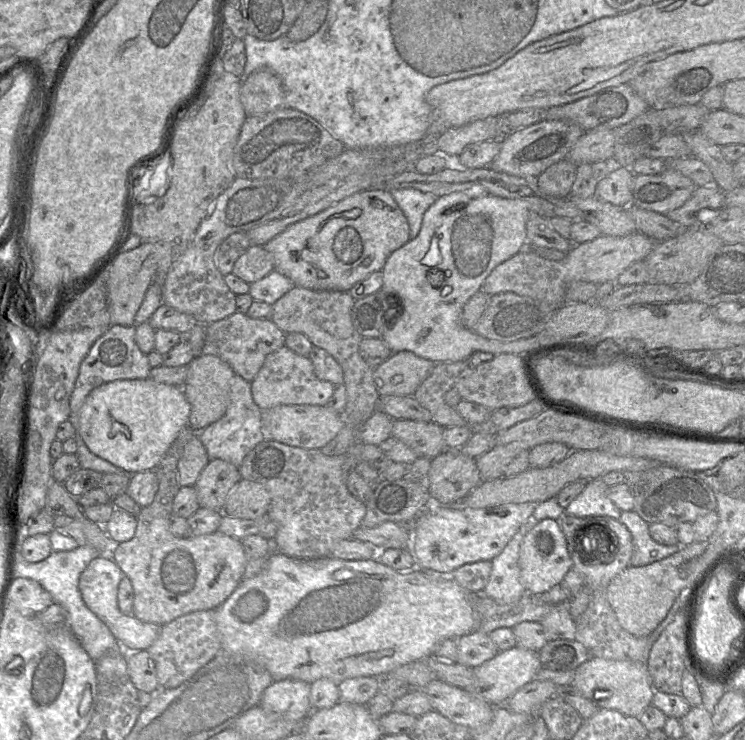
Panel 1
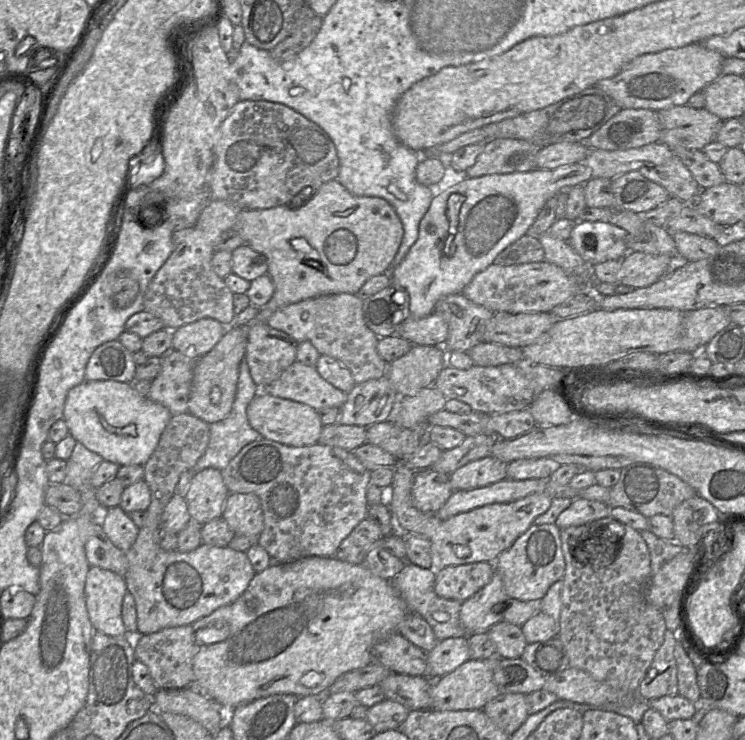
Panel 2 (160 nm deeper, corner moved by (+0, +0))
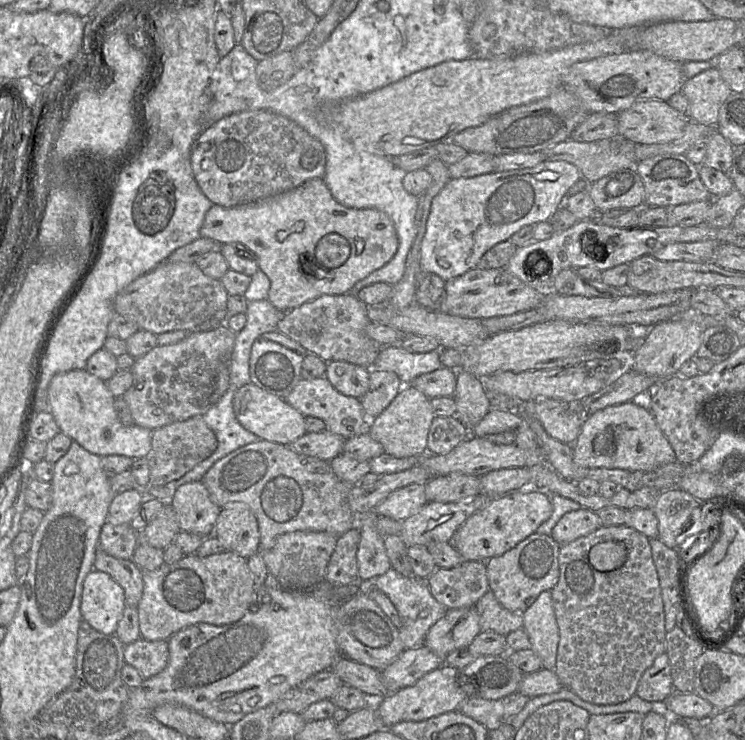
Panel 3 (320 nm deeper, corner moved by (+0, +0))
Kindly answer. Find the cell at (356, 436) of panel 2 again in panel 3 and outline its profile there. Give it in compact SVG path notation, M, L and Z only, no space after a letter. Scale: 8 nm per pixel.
M329 431L306 433L290 446L295 452L330 461L343 452L347 439Z

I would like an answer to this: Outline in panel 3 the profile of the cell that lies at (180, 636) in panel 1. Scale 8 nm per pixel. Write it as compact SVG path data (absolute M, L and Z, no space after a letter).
M140 637L125 645L124 659L125 663L135 667L144 679L150 678L160 673L168 664L168 641L149 641Z

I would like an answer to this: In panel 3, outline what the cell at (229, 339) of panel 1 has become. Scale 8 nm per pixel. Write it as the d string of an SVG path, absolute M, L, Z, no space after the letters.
M263 334L255 340L250 357L251 383L282 399L301 377L303 355L271 341Z

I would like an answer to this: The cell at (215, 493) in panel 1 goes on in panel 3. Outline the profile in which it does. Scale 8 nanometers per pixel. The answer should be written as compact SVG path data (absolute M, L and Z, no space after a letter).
M202 481L181 485L172 492L168 502L176 512L181 531L214 536L221 507L212 499Z

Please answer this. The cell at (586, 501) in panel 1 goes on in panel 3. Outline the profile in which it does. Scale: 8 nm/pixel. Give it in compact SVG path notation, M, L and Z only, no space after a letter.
M580 508L564 514L552 529L551 537L559 545L564 545L592 533L601 526L602 522L597 512Z

